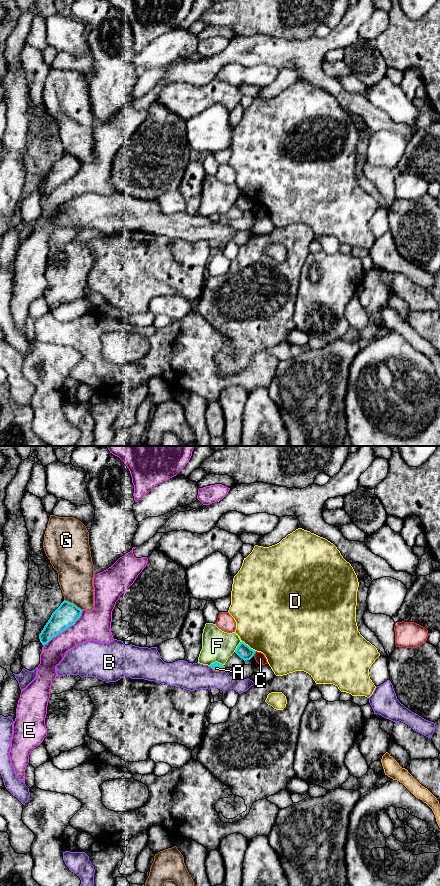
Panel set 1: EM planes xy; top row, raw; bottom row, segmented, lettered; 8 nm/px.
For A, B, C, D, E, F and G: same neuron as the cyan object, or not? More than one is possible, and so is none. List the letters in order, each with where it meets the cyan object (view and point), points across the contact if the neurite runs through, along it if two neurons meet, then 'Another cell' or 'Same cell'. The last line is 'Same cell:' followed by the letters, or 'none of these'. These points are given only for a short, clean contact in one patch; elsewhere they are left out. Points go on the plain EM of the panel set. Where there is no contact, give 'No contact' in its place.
A: Touches cyan at xy (218, 218). Path across: xy (216, 216), (218, 218), (216, 220). Same cell
B: Touches cyan at xy (211, 219). Another cell
C: Touches cyan at xy (254, 205). Another cell
D: Touches cyan at xy (247, 197). Another cell
E: Touches cyan at xy (65, 181). Another cell
F: Touches cyan at xy (237, 198). Another cell
G: Touches cyan at xy (72, 155). Another cell
Same cell: A

